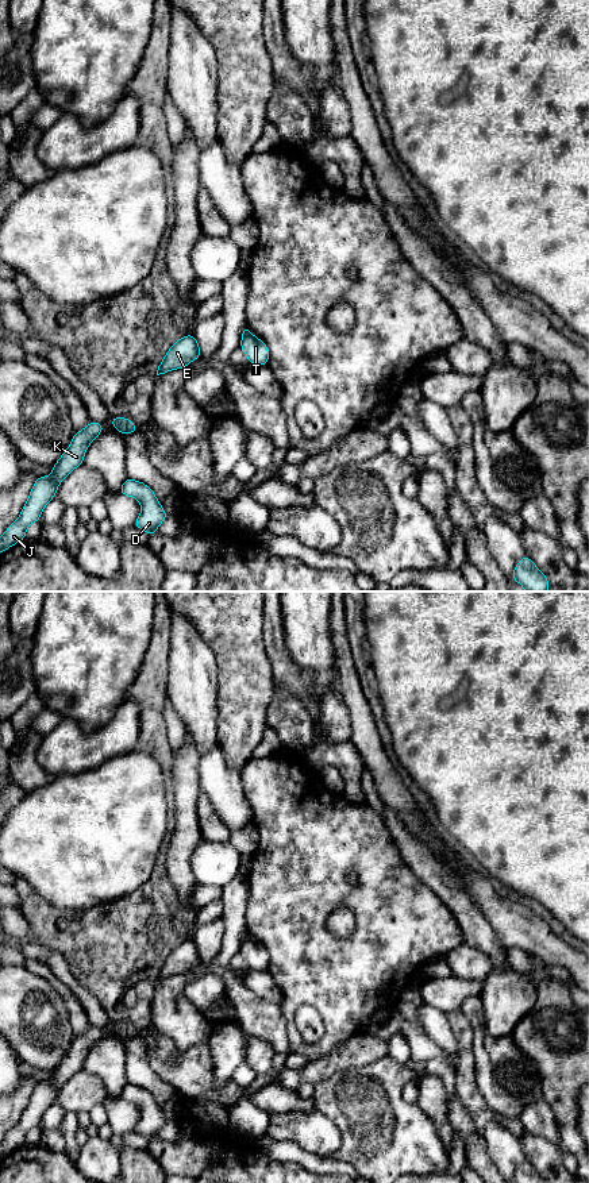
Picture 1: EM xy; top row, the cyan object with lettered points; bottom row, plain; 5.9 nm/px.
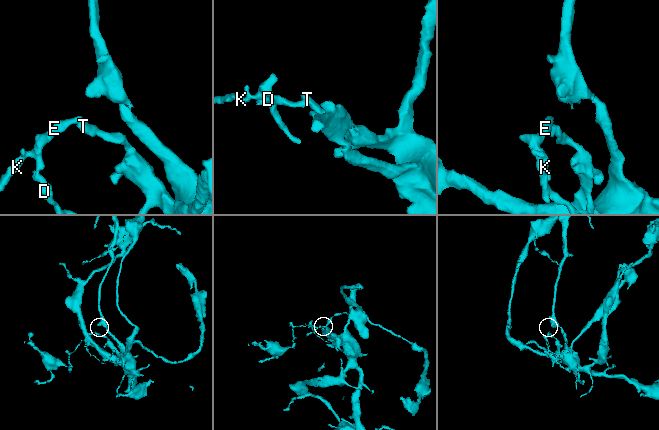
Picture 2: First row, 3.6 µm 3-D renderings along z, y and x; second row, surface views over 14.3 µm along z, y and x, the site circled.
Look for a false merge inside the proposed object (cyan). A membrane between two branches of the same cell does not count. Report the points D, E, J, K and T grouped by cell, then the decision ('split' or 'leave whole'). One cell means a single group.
D E J K / T | split

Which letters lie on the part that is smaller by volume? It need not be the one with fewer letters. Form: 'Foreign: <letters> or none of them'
Foreign: D, E, J, K

